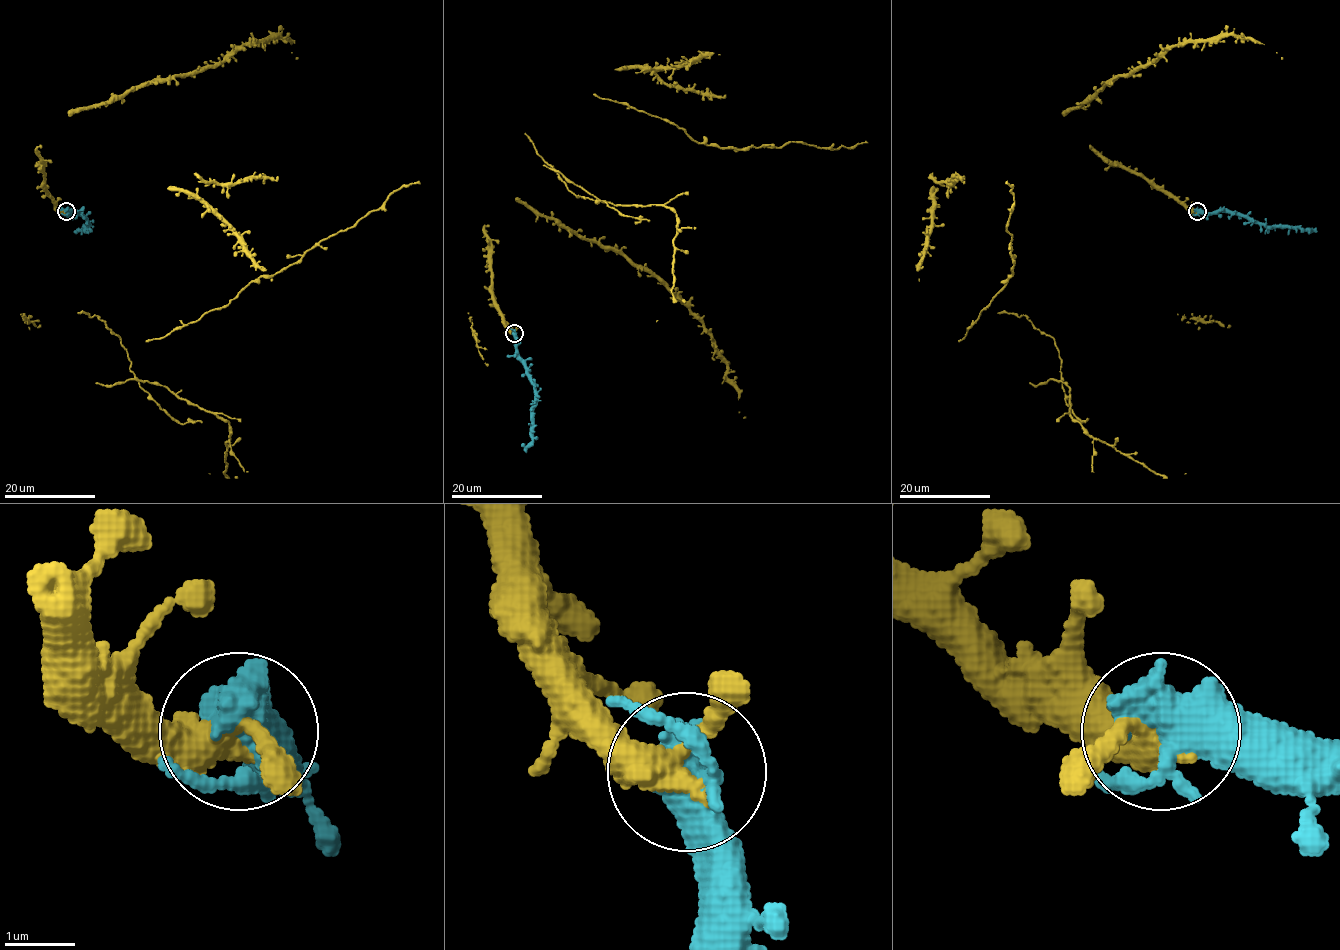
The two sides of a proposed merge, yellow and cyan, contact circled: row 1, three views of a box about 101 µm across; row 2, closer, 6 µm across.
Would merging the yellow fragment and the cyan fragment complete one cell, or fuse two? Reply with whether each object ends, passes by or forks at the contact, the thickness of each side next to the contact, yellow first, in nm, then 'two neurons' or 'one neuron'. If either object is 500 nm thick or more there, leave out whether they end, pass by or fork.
calibres 400 and 550 nm; one neuron

